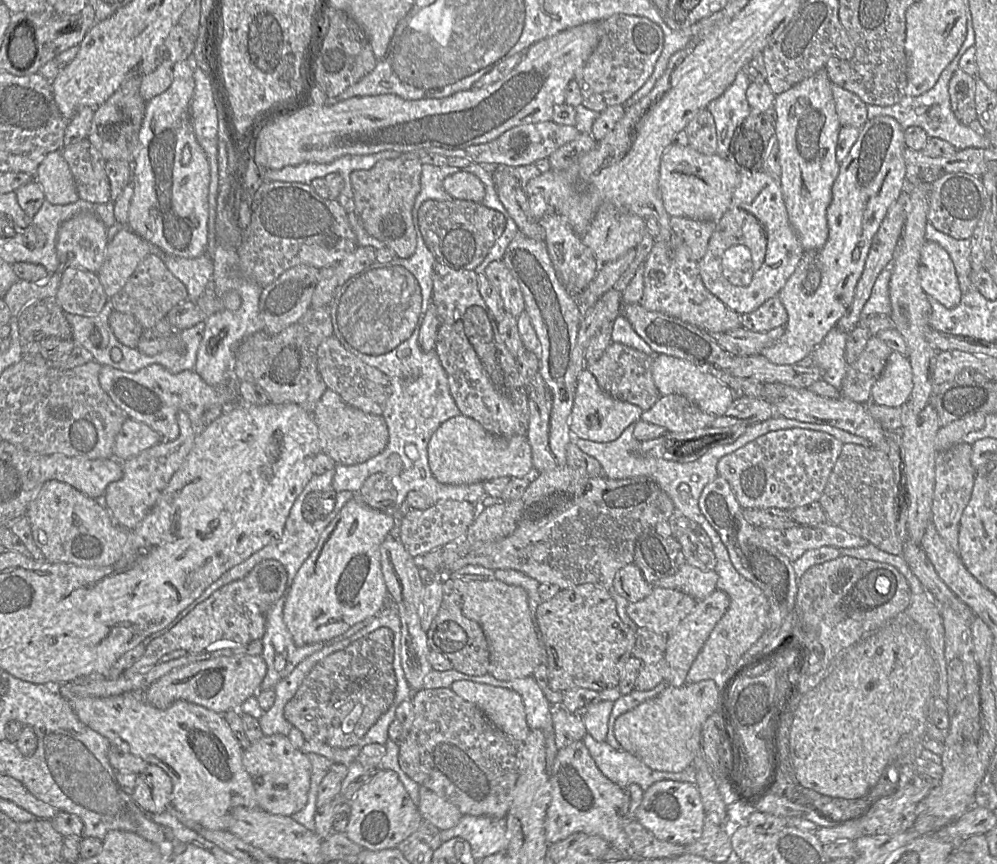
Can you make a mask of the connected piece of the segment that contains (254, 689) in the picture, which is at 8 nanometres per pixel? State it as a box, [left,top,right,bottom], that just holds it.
[143,655,267,714]

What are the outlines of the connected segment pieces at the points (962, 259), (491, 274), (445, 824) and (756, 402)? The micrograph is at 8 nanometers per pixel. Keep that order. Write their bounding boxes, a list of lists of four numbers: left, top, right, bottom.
[[925,222,973,295],[484,260,525,318],[416,786,462,831],[710,397,776,428]]

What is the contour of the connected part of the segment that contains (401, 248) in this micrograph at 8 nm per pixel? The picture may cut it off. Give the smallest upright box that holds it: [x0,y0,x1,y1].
[351,157,422,258]

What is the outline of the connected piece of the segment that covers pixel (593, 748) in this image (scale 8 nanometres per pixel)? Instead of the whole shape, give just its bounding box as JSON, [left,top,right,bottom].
[583,733,696,792]

